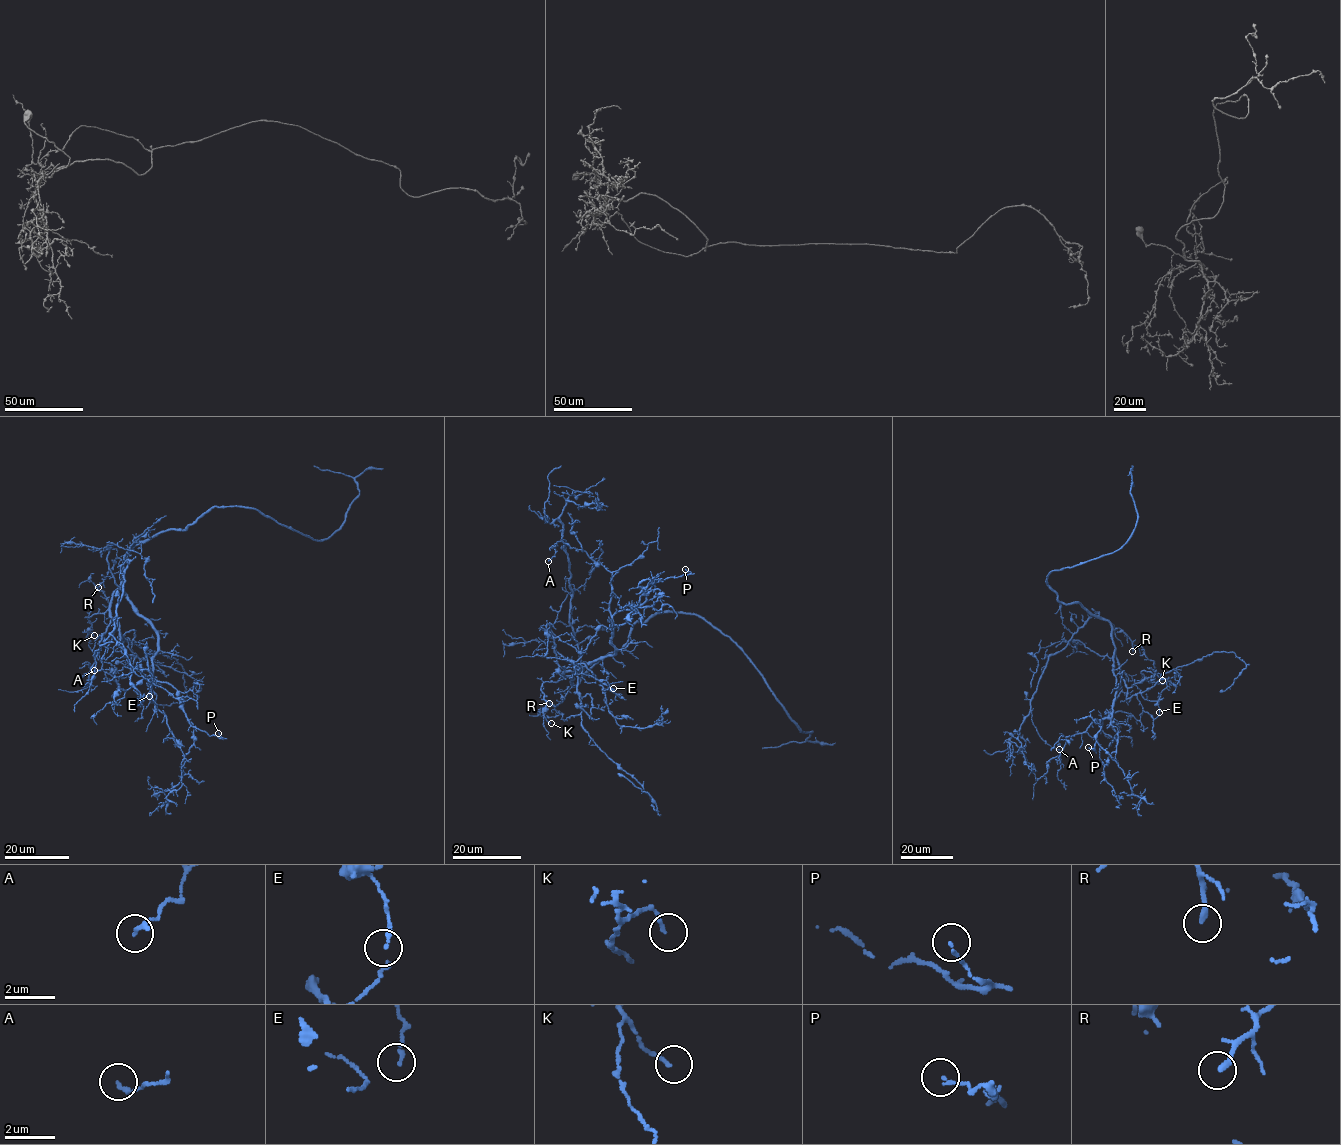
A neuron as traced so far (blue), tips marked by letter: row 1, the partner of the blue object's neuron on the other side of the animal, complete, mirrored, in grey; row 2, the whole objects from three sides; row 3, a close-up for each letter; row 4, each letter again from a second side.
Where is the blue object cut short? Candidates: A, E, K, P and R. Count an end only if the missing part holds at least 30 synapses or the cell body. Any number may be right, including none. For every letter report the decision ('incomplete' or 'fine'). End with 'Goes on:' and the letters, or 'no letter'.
A: fine
E: fine
K: fine
P: fine
R: fine
Goes on: no letter

